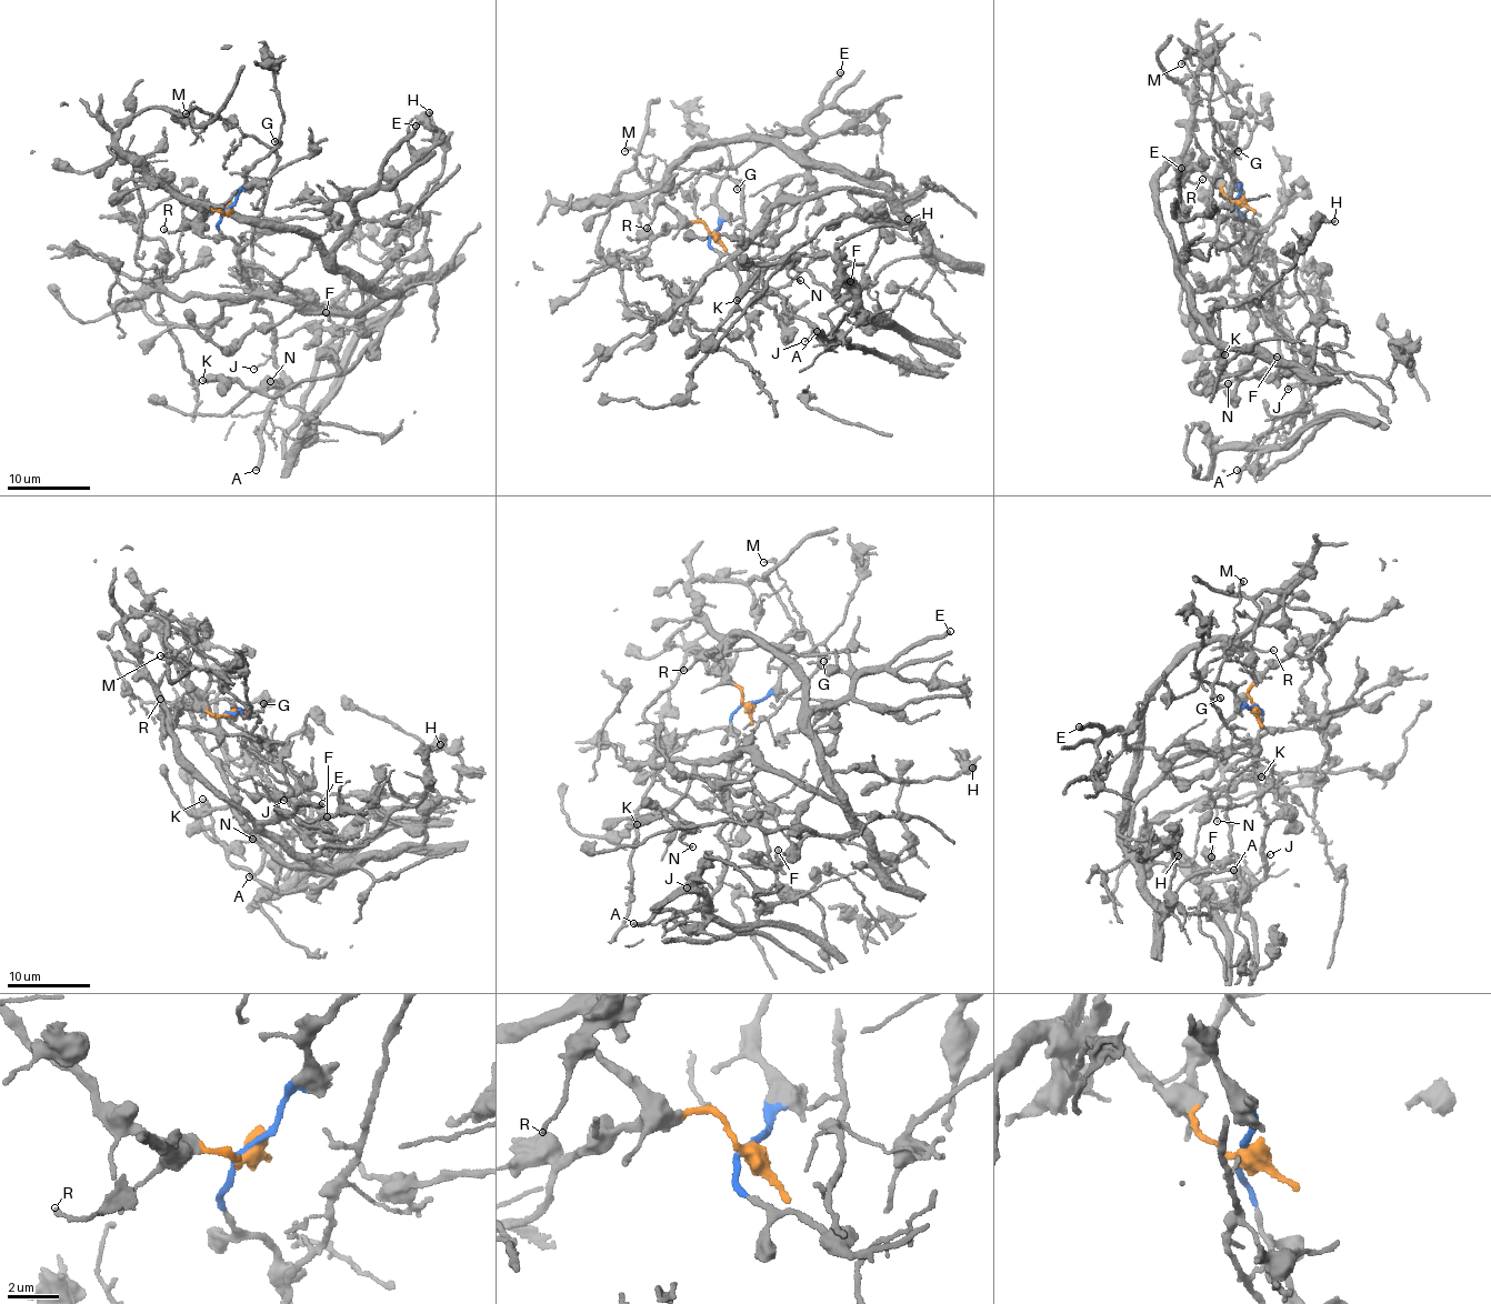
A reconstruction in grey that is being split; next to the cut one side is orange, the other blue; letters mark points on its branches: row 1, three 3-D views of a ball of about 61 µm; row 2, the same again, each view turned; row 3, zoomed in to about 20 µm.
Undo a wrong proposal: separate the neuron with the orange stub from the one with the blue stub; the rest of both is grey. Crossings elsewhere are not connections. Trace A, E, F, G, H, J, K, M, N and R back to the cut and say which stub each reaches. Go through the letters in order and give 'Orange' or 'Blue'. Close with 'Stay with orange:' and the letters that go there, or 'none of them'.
A: Blue
E: Orange
F: Orange
G: Blue
H: Orange
J: Blue
K: Orange
M: Blue
N: Orange
R: Orange
Stay with orange: E, F, H, K, N, R

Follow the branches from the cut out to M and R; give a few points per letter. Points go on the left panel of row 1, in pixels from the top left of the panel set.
M: (227, 209), (244, 184), (248, 169), (270, 149), (222, 118), (202, 112), (193, 106), (187, 113)
R: (227, 209), (224, 213), (207, 211), (193, 204), (198, 219), (178, 230), (163, 229)

